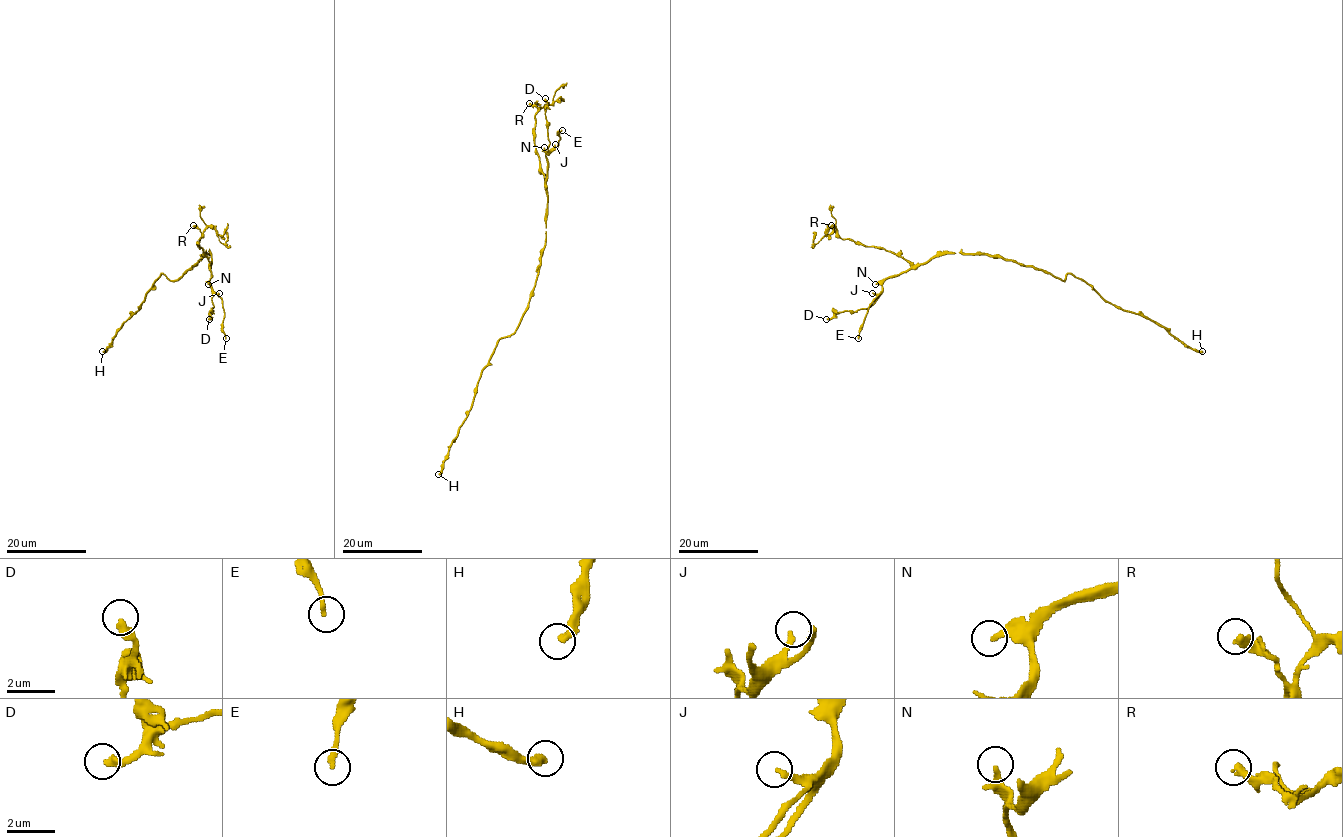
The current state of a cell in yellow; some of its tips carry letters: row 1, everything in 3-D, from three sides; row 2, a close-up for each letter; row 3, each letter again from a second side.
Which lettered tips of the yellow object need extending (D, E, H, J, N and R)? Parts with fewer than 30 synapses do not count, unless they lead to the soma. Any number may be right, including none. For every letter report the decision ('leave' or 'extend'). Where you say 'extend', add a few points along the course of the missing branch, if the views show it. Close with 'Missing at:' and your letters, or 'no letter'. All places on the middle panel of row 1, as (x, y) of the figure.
D: leave
E: extend; course (562, 130), (554, 83), (536, 61)
H: leave
J: leave
N: leave
R: leave
Missing at: E

